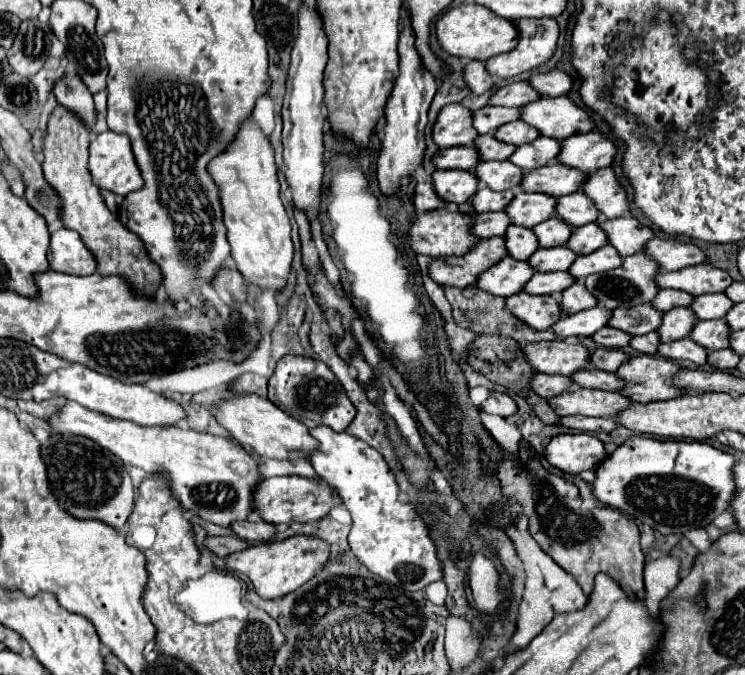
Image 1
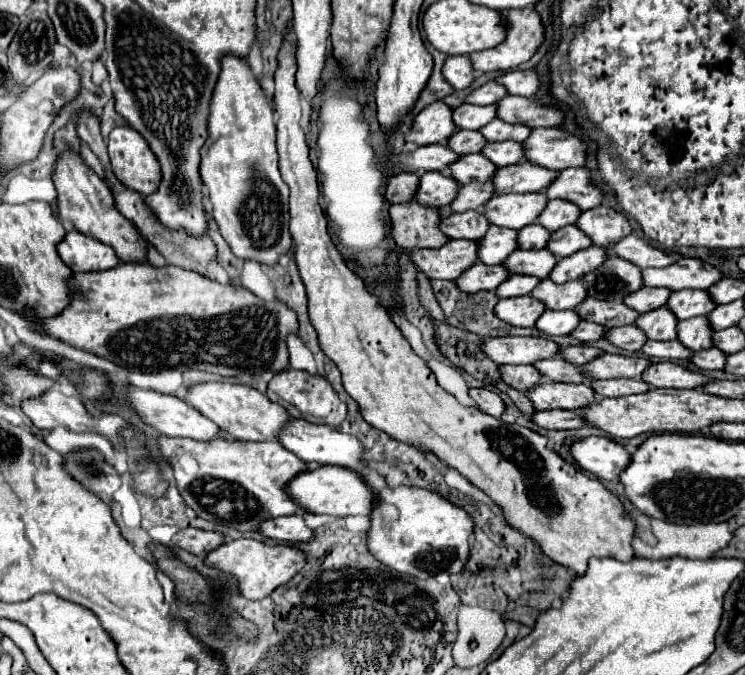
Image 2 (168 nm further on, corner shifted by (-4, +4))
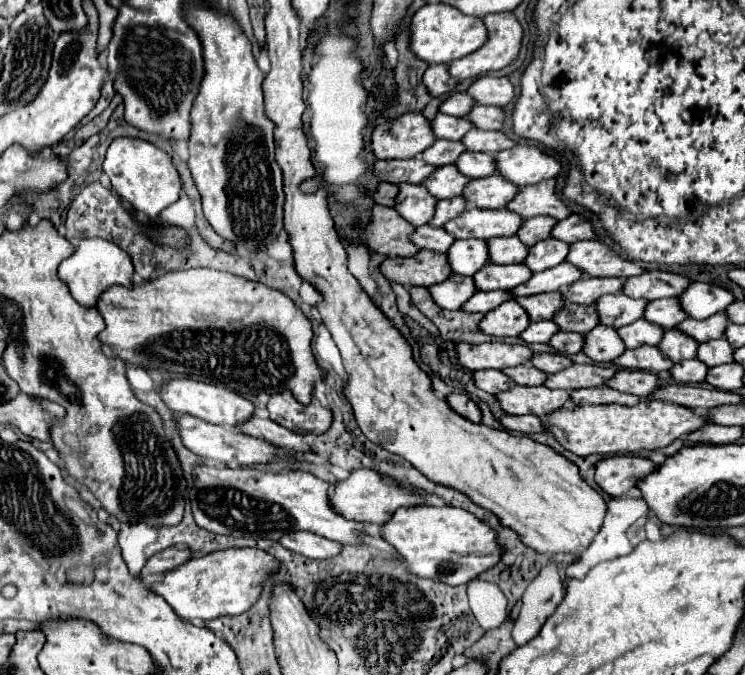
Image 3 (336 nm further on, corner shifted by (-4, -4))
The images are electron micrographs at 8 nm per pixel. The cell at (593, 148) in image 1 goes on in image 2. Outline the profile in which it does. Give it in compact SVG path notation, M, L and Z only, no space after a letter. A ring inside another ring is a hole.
M534 128L524 140L526 160L550 170L564 170L584 166L588 158L588 144L560 128Z

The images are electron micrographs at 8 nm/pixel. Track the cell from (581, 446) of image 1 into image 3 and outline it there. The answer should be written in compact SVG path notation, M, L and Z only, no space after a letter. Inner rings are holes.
M612 456L596 464L596 482L612 498L624 496L634 488L644 476L652 474L658 466L640 456Z

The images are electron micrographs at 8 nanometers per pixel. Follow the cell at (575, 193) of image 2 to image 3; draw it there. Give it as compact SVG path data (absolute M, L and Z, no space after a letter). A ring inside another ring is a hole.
M542 180L538 184L522 186L522 188L518 188L518 194L506 204L506 210L516 212L524 220L528 220L532 216L538 216L538 214L562 220L570 214L570 210L556 196L554 186L556 186L554 180Z

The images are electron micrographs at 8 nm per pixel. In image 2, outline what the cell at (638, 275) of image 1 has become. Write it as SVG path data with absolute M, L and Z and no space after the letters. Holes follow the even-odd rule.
M608 256L598 270L586 274L582 280L588 296L598 300L622 300L644 286L642 270L636 264L628 264L628 260L616 260L616 256Z

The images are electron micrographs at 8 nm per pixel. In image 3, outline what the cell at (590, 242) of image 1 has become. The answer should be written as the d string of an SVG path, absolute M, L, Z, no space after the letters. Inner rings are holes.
M548 238L548 240L540 240L538 244L534 244L528 250L524 264L528 268L532 268L532 272L542 272L546 268L552 268L552 266L564 262L566 254L568 254L568 244Z

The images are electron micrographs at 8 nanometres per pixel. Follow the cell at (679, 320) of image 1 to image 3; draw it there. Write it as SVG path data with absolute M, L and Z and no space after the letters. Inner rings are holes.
M642 318L636 320L636 322L632 322L632 324L628 324L628 326L618 328L616 332L622 338L622 342L624 342L626 348L638 348L642 344L656 346L660 342L662 334L664 334L664 330L660 326L650 324L650 322L642 320Z

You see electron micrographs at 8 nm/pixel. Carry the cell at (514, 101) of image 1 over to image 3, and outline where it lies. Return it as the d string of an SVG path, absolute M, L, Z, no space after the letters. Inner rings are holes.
M456 92L440 104L438 112L450 114L450 116L466 116L472 106L474 106L474 100L466 92Z

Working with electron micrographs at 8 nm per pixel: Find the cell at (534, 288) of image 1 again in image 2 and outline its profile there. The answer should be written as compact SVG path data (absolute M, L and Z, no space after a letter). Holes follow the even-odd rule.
M512 274L510 280L506 280L504 284L500 284L500 288L496 288L498 298L514 298L514 296L526 296L532 292L532 288L536 288L536 284L540 284L540 280L536 280L536 276L516 276Z

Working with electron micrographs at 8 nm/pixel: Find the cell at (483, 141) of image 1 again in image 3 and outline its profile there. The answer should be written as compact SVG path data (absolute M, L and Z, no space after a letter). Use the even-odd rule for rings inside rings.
M436 140L432 148L426 148L422 152L422 160L432 166L444 166L444 164L454 164L456 158L464 152L462 142L452 142L452 140Z

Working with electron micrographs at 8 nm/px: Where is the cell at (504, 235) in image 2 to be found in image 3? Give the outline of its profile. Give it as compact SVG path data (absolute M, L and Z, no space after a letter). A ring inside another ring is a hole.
M456 240L446 252L452 274L474 276L488 262L486 240Z

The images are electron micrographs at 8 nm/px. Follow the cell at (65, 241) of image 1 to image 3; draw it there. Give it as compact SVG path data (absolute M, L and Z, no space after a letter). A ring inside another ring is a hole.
M90 238L90 240L82 240L78 244L76 252L60 264L58 274L68 284L70 292L78 304L82 304L84 308L96 308L98 298L110 286L116 286L116 284L126 286L126 288L132 286L134 266L132 266L130 256L116 244L112 244L108 240L100 240L100 238Z

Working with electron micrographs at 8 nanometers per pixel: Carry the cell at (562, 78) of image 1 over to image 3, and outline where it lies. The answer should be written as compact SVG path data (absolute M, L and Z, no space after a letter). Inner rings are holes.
M482 76L474 80L466 90L476 104L490 104L490 106L506 106L514 98L514 86L508 78L494 78Z

